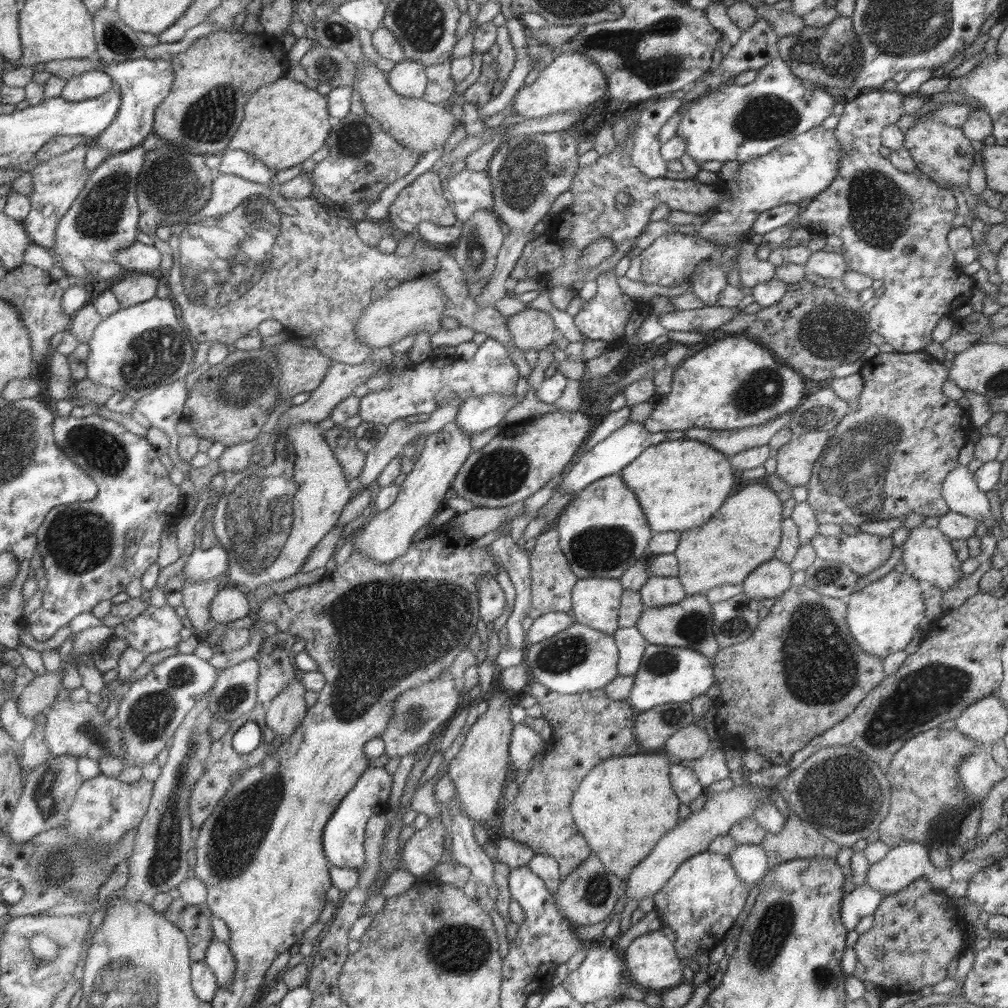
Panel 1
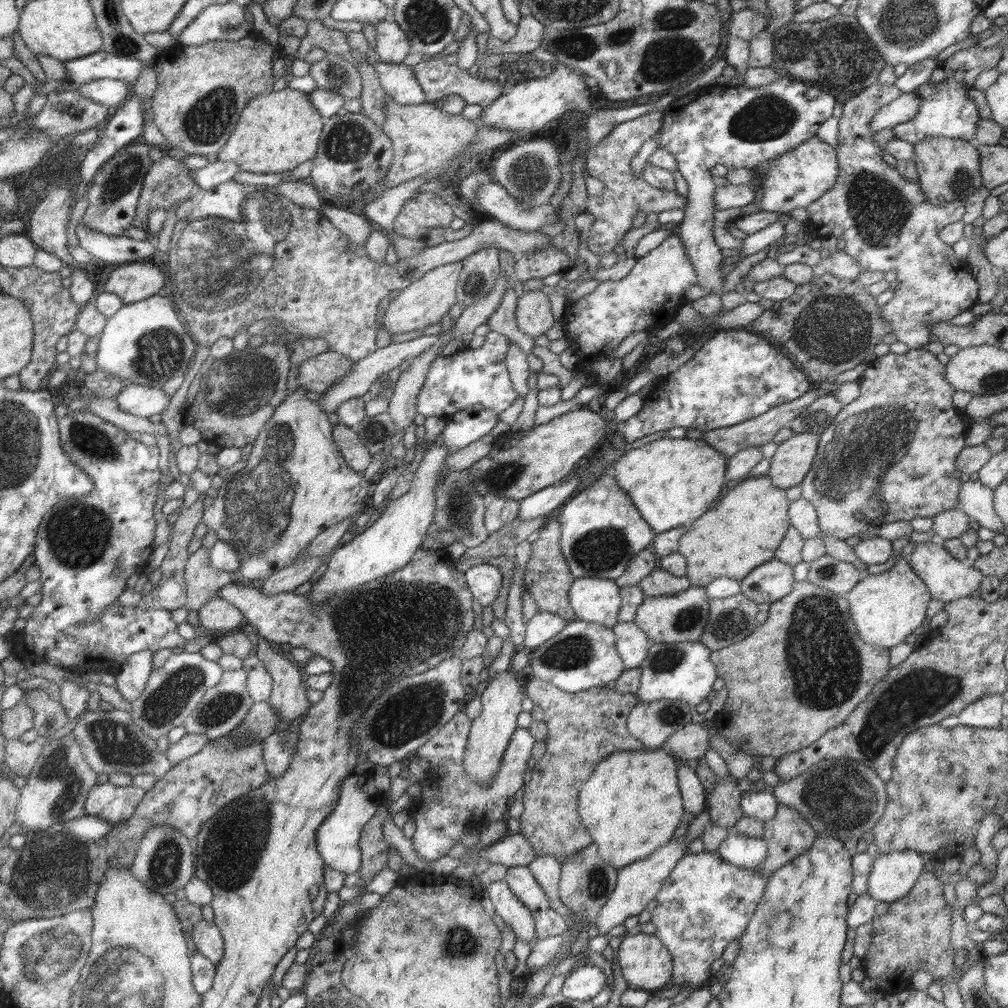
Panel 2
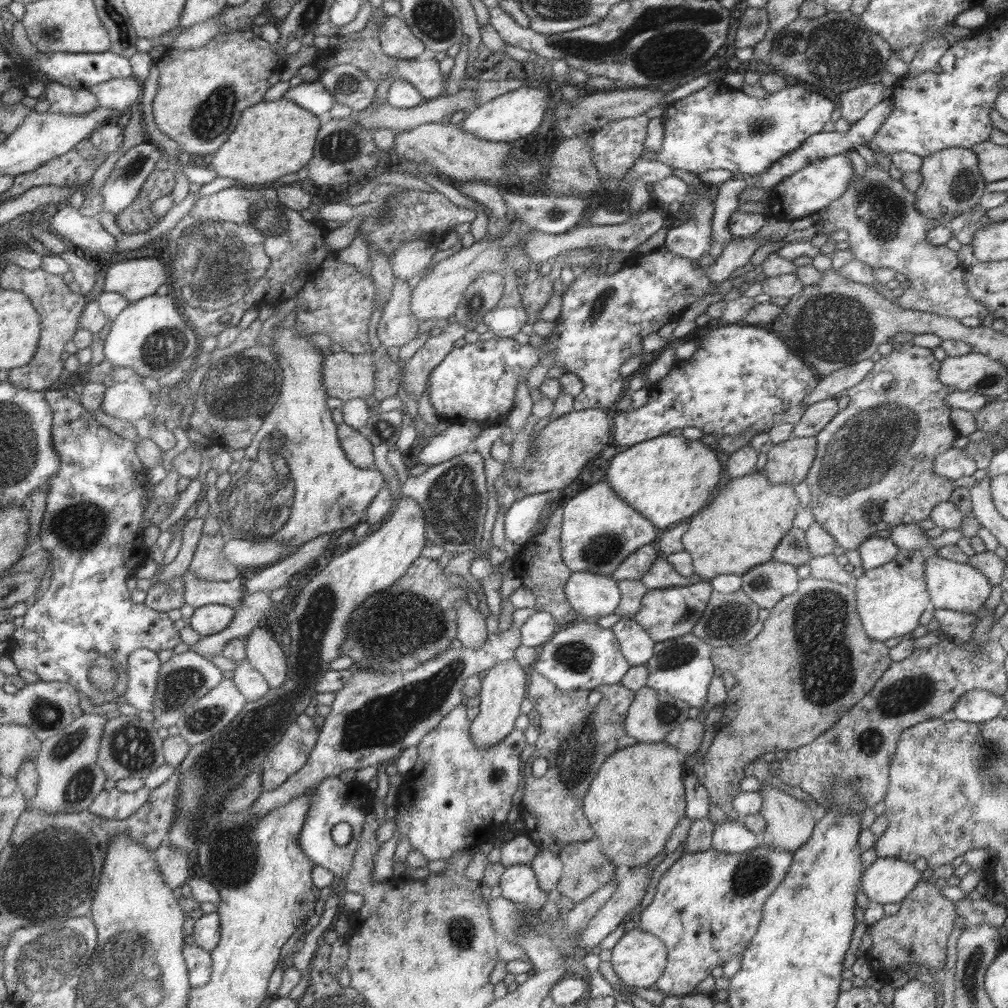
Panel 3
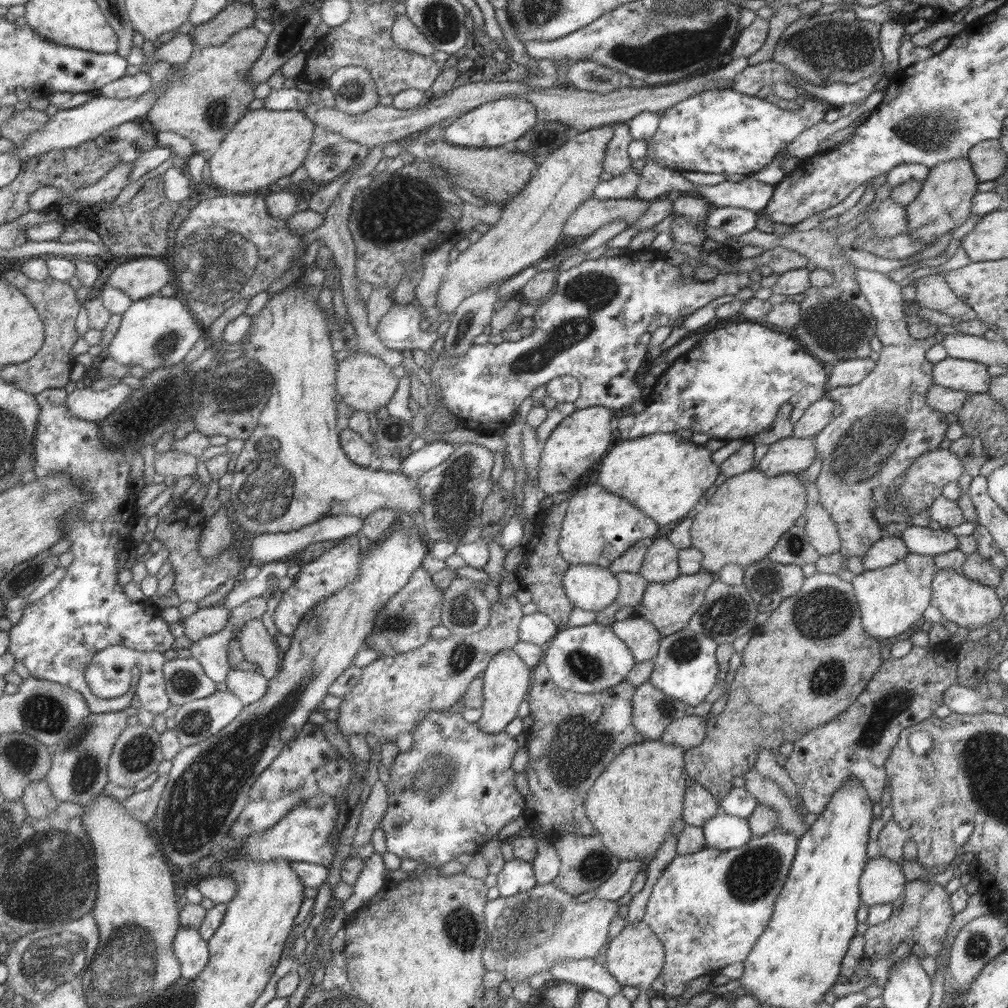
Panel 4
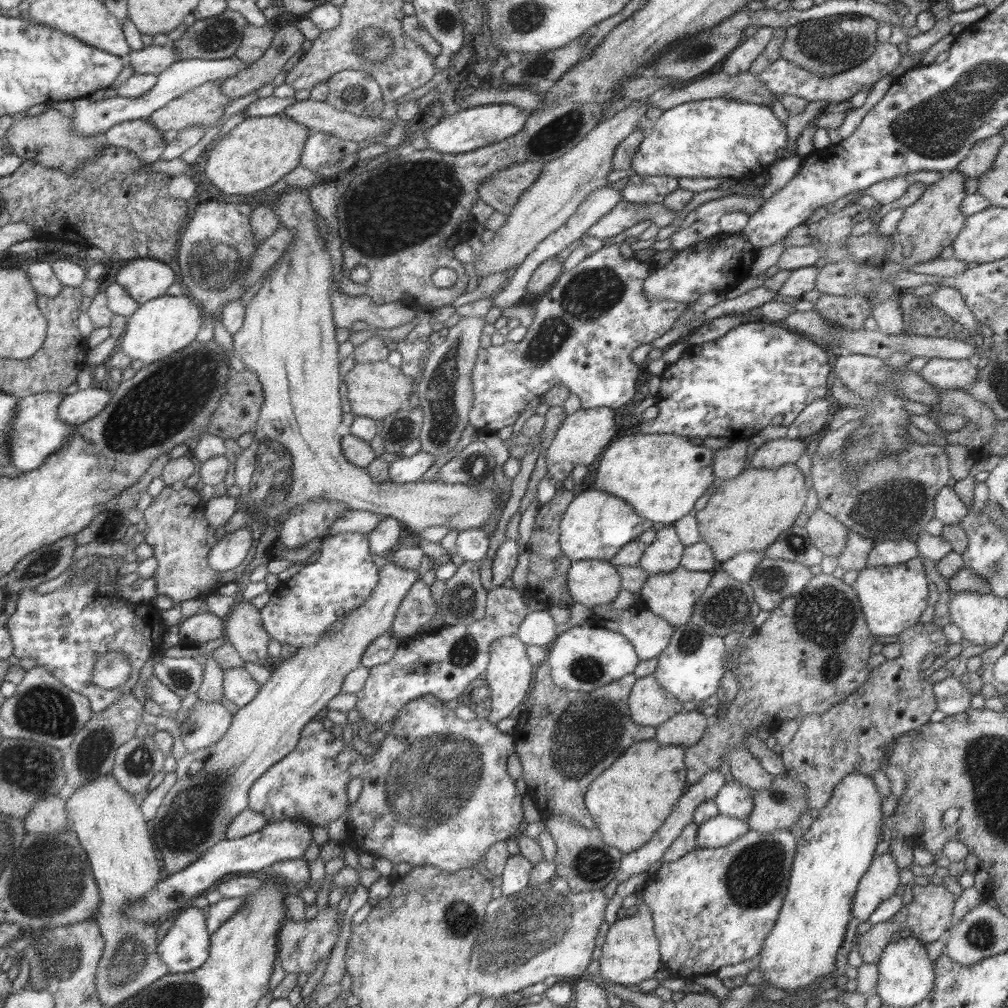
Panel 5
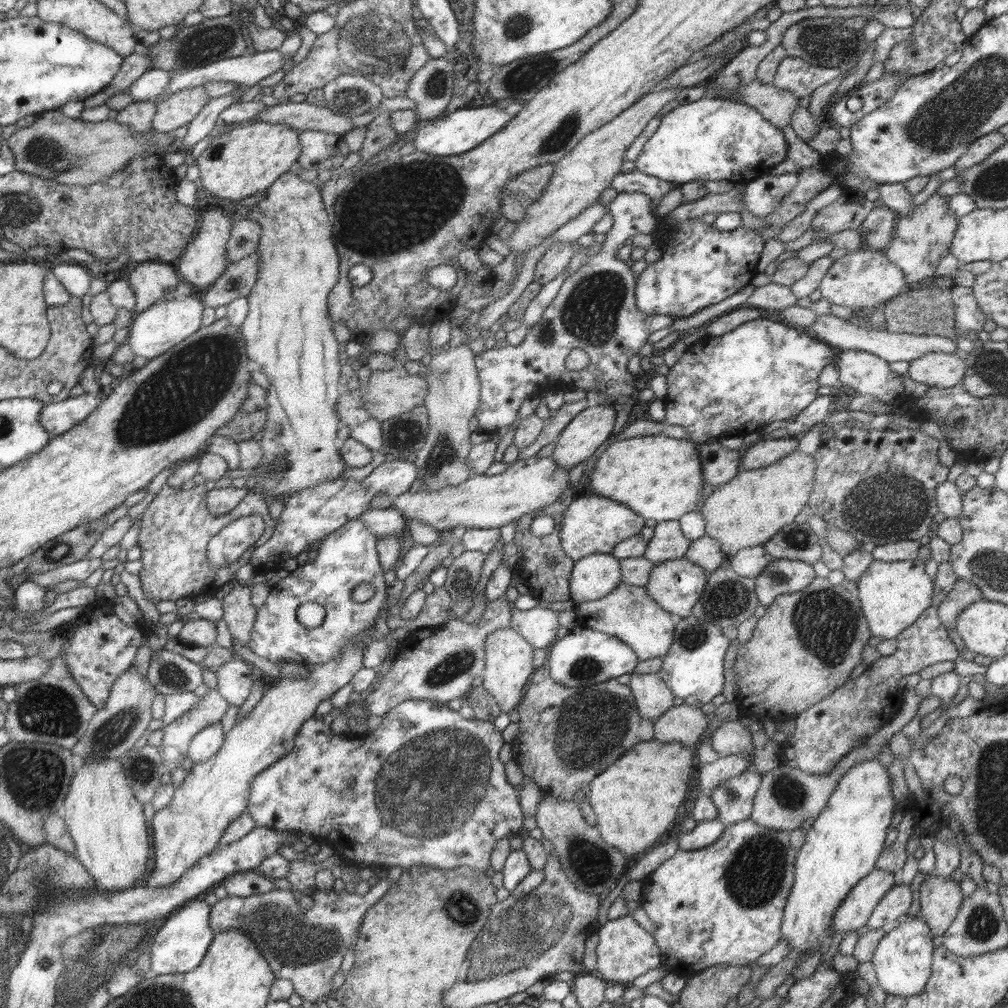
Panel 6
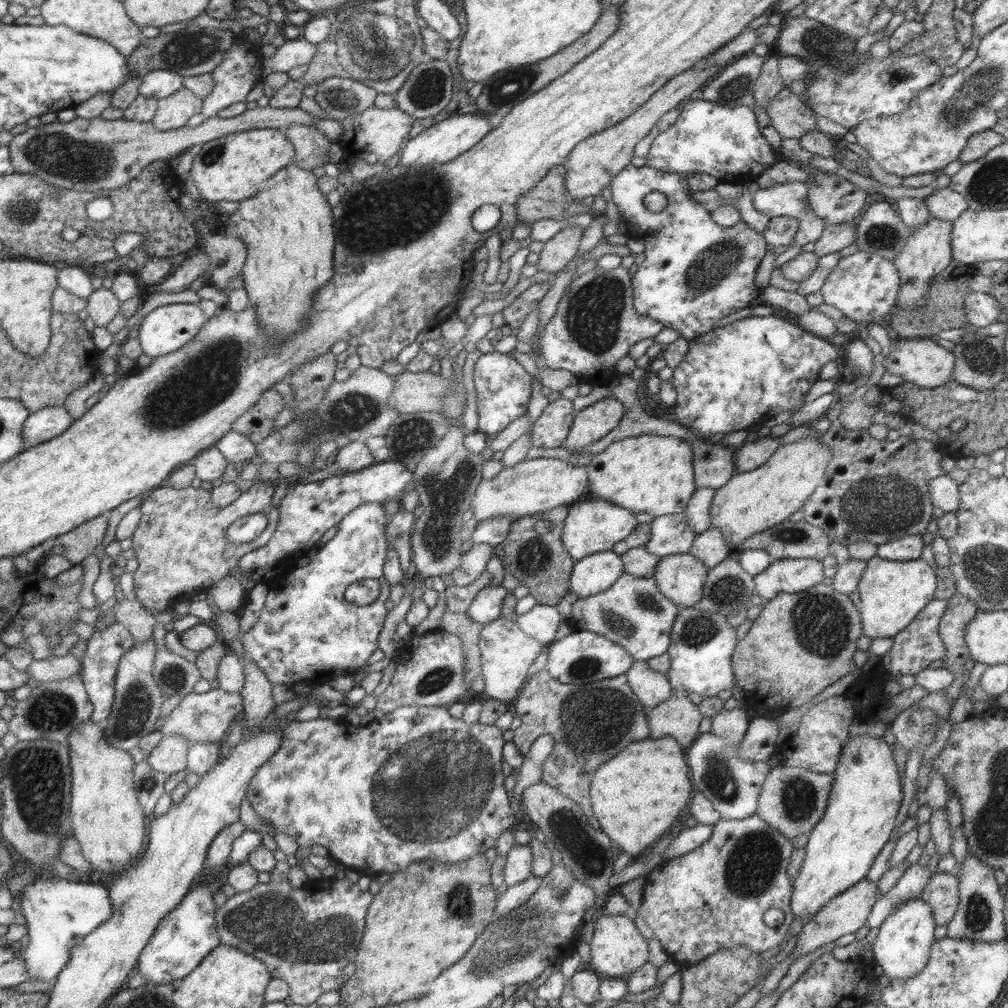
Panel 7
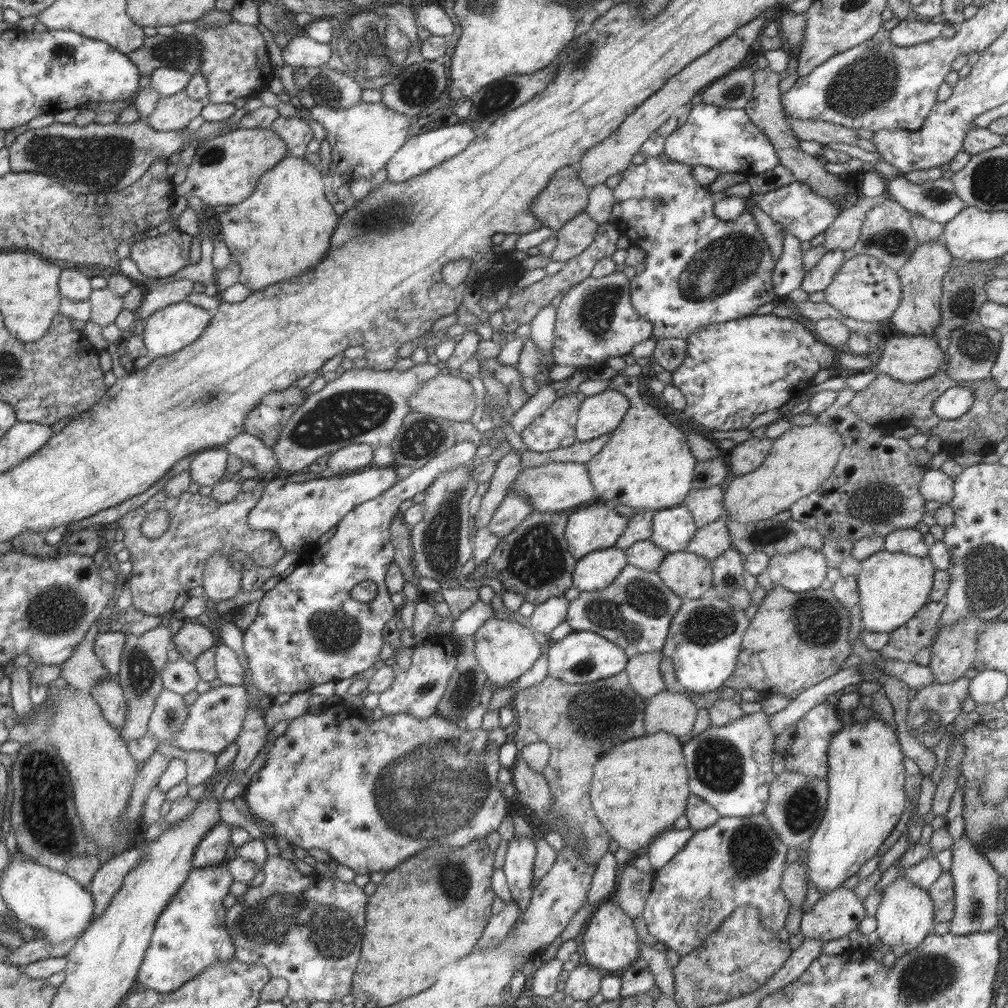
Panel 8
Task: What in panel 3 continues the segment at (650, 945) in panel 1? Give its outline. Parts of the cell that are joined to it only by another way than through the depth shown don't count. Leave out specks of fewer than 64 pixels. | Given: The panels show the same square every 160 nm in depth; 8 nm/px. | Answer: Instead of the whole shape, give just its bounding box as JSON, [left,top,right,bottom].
[610,927,666,988]

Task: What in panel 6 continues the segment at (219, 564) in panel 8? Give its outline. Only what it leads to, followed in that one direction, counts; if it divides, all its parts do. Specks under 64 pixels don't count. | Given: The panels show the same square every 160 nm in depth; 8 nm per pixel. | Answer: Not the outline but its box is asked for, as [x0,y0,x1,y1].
[221,585,256,647]

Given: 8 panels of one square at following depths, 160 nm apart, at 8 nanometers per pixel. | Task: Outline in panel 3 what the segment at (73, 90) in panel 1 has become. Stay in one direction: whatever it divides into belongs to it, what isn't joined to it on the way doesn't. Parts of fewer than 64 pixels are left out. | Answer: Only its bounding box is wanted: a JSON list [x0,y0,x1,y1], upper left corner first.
[88,76,142,112]

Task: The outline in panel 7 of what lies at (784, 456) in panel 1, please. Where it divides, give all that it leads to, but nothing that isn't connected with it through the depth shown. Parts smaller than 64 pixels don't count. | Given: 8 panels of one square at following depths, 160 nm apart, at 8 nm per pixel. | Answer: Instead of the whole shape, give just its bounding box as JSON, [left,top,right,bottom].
[735,436,783,473]

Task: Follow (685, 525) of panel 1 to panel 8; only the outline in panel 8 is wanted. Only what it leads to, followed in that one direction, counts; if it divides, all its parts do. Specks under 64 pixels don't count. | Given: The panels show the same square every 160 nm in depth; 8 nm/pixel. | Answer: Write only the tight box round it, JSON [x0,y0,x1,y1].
[584,374,696,511]

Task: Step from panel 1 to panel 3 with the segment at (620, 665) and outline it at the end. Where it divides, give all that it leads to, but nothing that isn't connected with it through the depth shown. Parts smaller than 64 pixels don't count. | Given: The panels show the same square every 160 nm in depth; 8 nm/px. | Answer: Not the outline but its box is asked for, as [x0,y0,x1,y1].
[610,618,655,666]

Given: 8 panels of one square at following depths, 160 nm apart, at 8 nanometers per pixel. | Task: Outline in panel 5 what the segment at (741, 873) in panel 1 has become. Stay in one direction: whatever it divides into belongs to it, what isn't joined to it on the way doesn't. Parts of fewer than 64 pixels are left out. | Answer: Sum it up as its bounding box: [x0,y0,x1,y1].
[695,814,747,848]

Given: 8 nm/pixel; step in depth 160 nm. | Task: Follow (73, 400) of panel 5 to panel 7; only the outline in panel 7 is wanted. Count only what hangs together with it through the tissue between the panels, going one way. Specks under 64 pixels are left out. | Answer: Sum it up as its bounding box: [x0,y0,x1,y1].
[20,406,72,451]

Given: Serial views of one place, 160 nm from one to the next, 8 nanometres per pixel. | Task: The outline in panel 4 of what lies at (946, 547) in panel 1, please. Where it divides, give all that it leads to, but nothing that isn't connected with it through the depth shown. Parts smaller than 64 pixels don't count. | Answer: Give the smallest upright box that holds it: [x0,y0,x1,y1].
[930,569,1001,631]

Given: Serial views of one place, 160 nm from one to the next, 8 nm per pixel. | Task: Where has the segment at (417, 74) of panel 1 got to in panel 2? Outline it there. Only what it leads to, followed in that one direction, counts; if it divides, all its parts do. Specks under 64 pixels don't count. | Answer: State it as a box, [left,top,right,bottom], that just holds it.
[370,61,425,105]

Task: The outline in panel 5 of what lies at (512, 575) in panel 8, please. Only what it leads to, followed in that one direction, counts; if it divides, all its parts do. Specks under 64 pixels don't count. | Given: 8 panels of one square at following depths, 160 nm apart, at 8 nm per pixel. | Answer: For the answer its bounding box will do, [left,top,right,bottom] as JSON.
[525,487,575,609]

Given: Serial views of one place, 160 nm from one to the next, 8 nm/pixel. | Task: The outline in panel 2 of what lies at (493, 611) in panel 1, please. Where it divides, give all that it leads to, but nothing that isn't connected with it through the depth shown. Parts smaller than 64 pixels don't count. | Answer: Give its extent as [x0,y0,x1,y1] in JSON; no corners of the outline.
[462,563,501,607]

